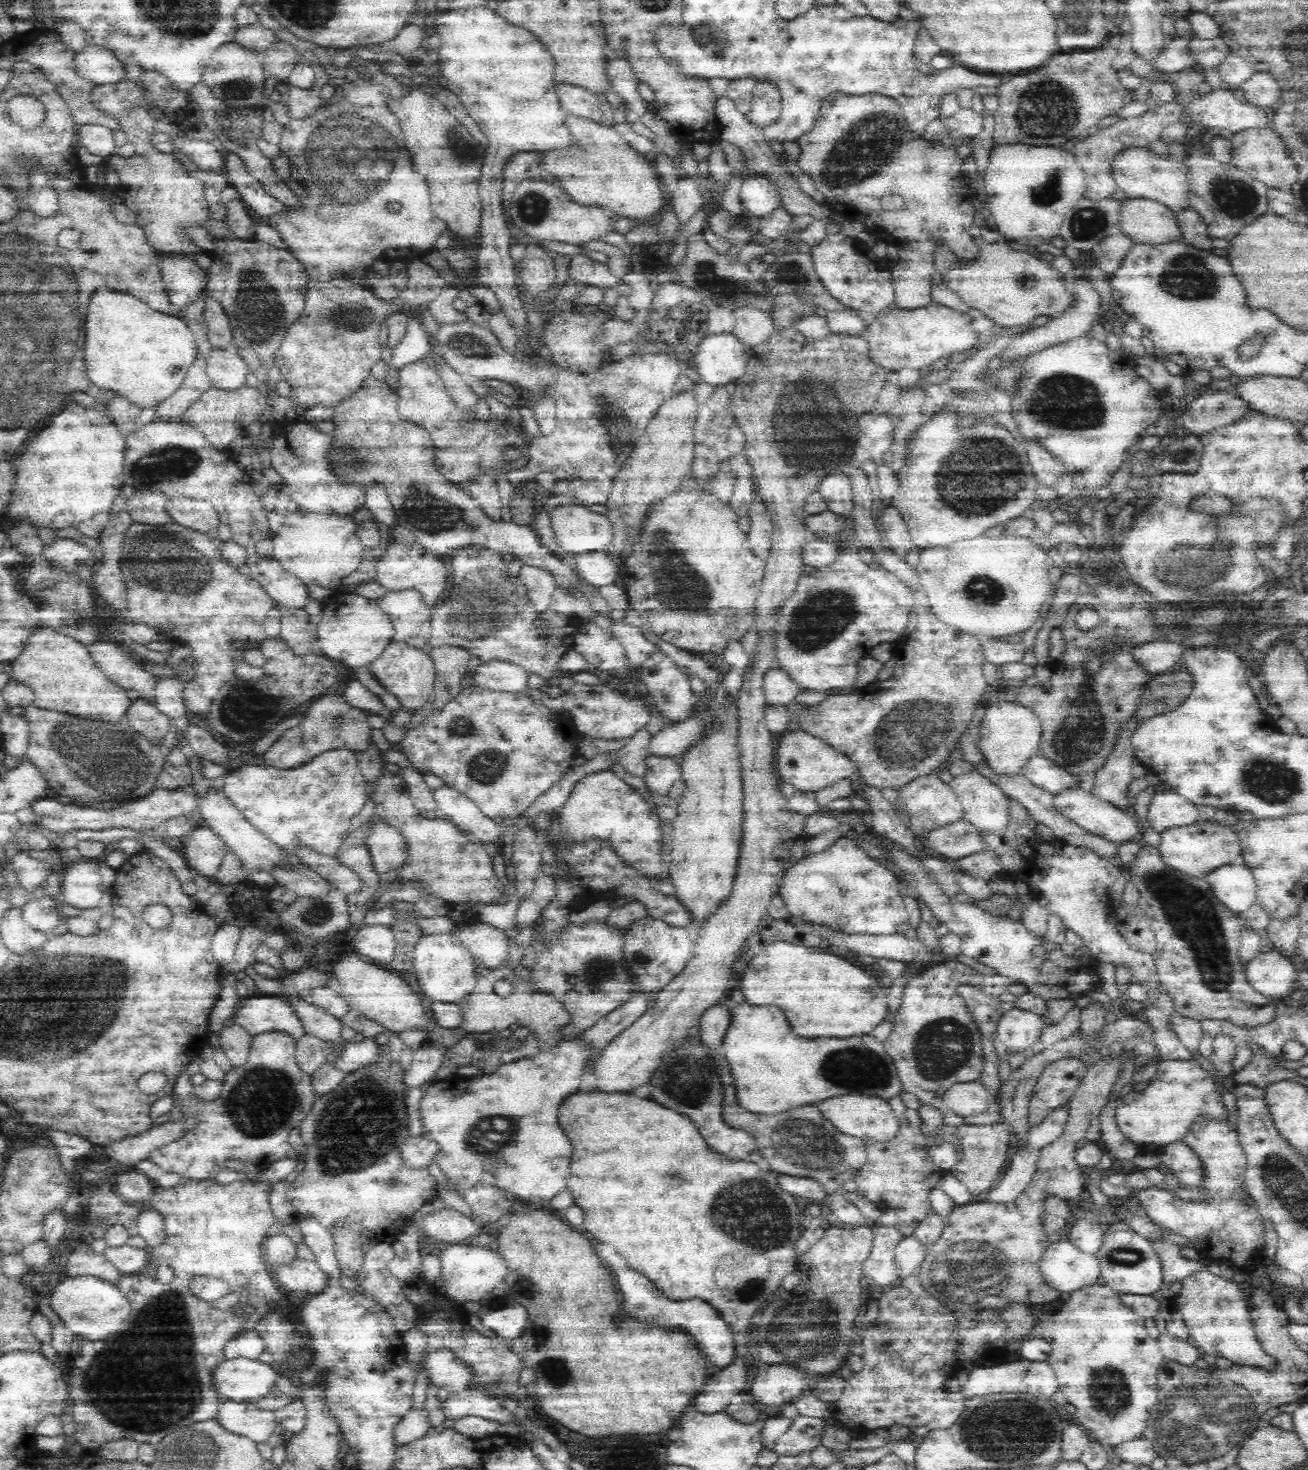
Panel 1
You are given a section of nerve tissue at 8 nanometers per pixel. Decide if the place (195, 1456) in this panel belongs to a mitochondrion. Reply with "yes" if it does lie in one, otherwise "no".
yes

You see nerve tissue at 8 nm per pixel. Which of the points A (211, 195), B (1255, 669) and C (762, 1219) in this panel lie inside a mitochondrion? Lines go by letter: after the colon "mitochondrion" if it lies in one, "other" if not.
A: other
B: other
C: mitochondrion

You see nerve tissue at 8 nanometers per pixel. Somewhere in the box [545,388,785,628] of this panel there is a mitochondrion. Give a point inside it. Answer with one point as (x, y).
(681, 585)

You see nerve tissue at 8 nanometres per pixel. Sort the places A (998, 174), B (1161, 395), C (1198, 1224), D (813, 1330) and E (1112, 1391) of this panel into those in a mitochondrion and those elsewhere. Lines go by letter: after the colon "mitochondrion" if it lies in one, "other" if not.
A: other
B: other
C: other
D: mitochondrion
E: mitochondrion

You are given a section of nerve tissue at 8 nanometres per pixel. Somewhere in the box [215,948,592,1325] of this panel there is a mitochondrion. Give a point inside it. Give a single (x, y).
(358, 1125)

